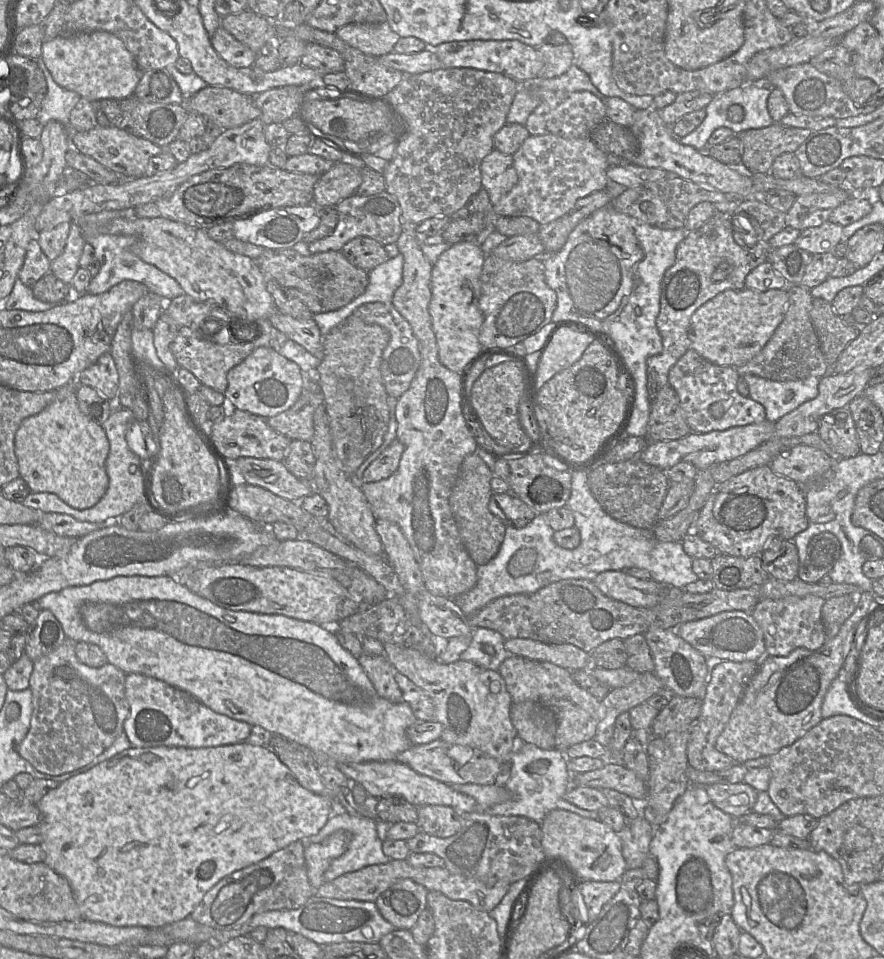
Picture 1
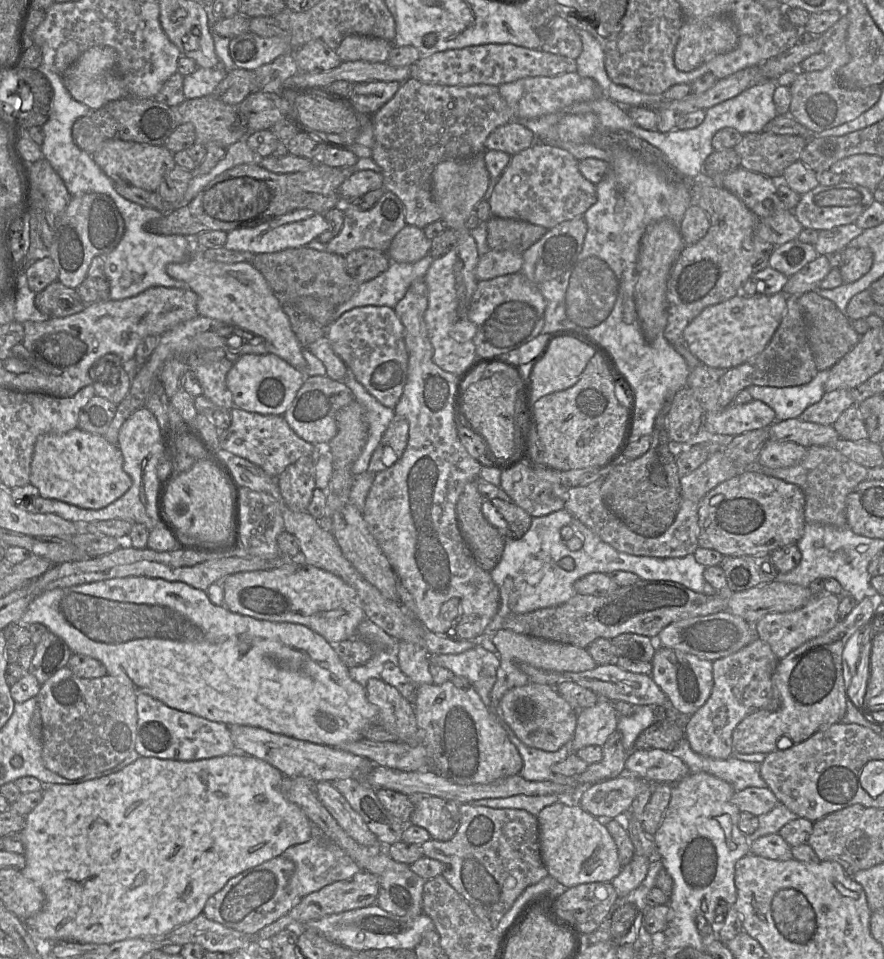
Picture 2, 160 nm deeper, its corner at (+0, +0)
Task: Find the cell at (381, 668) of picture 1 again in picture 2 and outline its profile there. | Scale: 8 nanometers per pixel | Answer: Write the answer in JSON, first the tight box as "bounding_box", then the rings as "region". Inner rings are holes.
{"bounding_box":[366,678,423,744],"region":[[[371,678],[366,685],[367,699],[379,709],[376,723],[394,734],[398,741],[408,744],[423,742],[414,706],[393,686],[381,678]]]}

